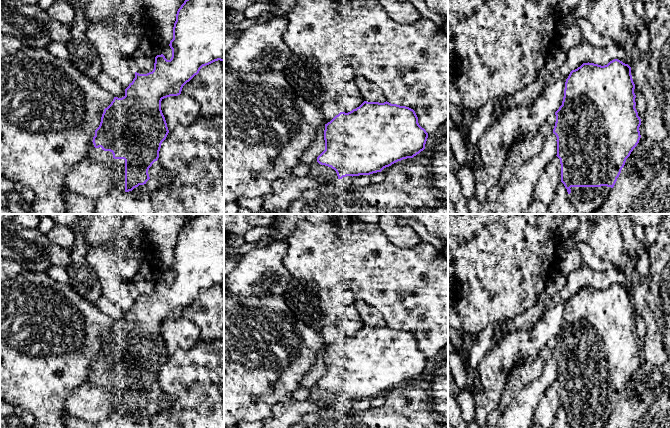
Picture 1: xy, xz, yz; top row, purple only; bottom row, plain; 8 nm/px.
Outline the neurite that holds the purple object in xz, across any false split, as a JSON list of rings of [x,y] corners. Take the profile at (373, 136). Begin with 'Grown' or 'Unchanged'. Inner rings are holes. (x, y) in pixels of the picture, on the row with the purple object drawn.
Unchanged. [[[364,101],[359,107],[345,113],[340,112],[325,124],[325,150],[317,157],[317,162],[334,169],[338,179],[346,176],[370,175],[407,158],[413,158],[425,149],[428,133],[418,123],[415,111],[406,106],[389,102]]]

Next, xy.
Grown. [[[185,0],[177,11],[169,46],[171,59],[157,55],[152,72],[135,72],[135,78],[125,89],[125,96],[114,97],[95,130],[88,159],[108,165],[117,176],[114,188],[121,192],[132,191],[150,179],[148,170],[158,160],[161,144],[169,133],[161,101],[180,95],[183,86],[203,66],[224,61],[224,0]]]

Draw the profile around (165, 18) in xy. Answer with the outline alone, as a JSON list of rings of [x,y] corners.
[[[140,0],[142,10],[145,13],[144,26],[155,45],[158,47],[158,55],[163,54],[167,60],[172,57],[172,49],[169,44],[173,39],[173,27],[176,21],[178,9],[185,0]]]

